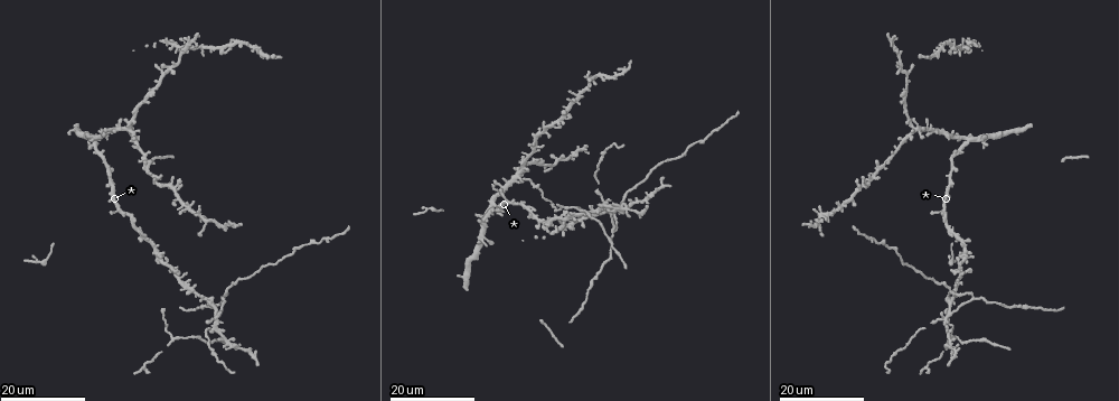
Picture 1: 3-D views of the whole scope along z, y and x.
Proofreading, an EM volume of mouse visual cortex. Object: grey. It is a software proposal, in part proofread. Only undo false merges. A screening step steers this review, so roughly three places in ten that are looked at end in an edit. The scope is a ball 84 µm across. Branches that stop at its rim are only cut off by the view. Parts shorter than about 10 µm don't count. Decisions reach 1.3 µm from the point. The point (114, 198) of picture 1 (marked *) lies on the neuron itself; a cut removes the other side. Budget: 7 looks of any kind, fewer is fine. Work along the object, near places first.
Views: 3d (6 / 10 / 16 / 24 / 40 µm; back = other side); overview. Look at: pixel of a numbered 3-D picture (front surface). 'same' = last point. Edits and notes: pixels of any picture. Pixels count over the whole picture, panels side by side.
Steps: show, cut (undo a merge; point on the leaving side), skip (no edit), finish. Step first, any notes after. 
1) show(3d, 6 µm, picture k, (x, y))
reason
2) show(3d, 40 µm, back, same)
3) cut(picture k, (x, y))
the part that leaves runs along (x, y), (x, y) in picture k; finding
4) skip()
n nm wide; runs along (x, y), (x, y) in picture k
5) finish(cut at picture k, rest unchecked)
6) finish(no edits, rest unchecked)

show(3d, 16 µm, picture 1, (510, 203))

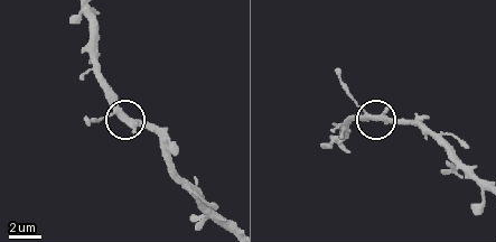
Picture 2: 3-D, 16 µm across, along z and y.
show(3d, 10 µm, picture 2, (367, 114))

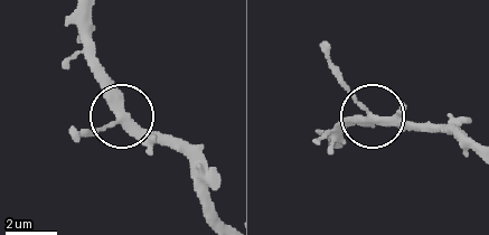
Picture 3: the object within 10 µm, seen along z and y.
skip()
side arm 30 µm; runs along (345, 127), (370, 116), (332, 74) in picture 3; all the same neuron

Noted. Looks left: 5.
show(3d, 16 µm, picture 1, (163, 73))

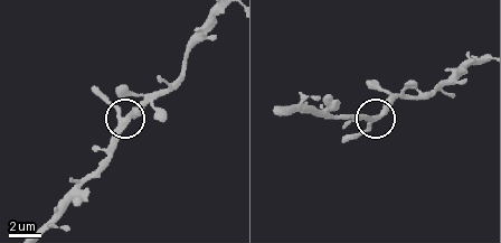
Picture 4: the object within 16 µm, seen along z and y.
show(3d, 10 µm, picture 4, (372, 121))

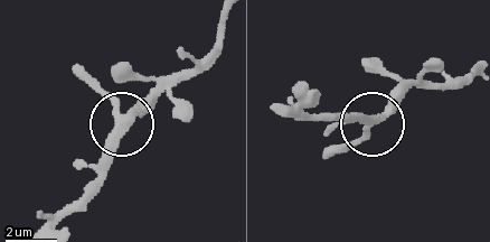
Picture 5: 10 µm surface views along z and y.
skip()
side arm 14 µm; 3 arms; one neuron here

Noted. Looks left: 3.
show(3d, 16 µm, picture 1, (972, 297))
arms part here

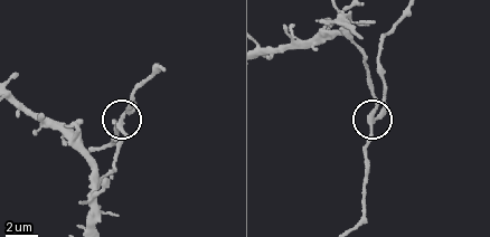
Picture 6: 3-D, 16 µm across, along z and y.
show(3d, 10 µm, picture 6, (370, 123))
closer look

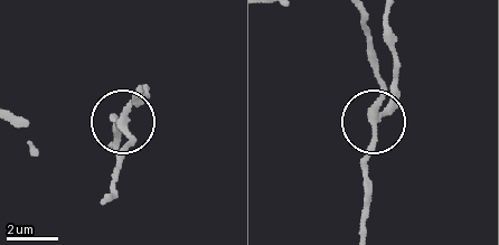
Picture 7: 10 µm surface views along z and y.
skip()
side arm 27 µm; runs along (360, 17), (379, 81), (366, 181) in picture 7; all the same neuron

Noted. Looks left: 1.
finish(no edits, rest unchecked)

